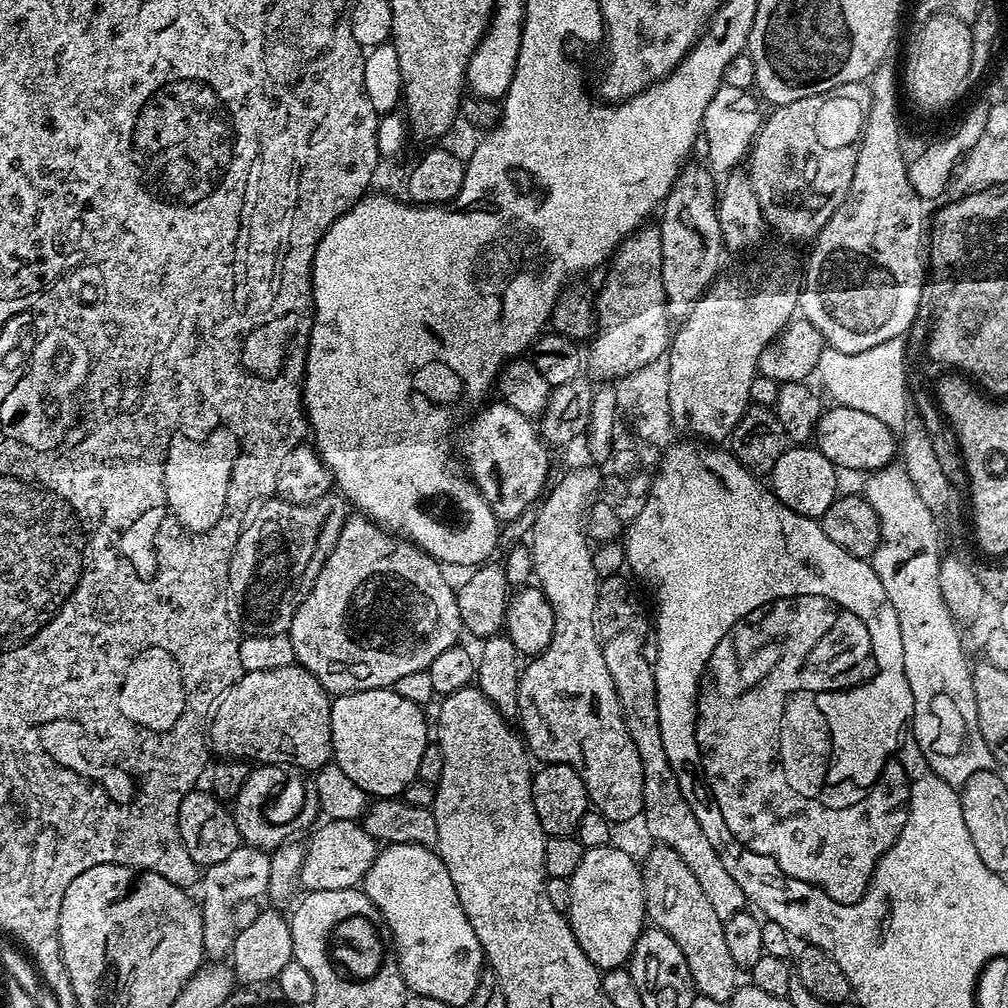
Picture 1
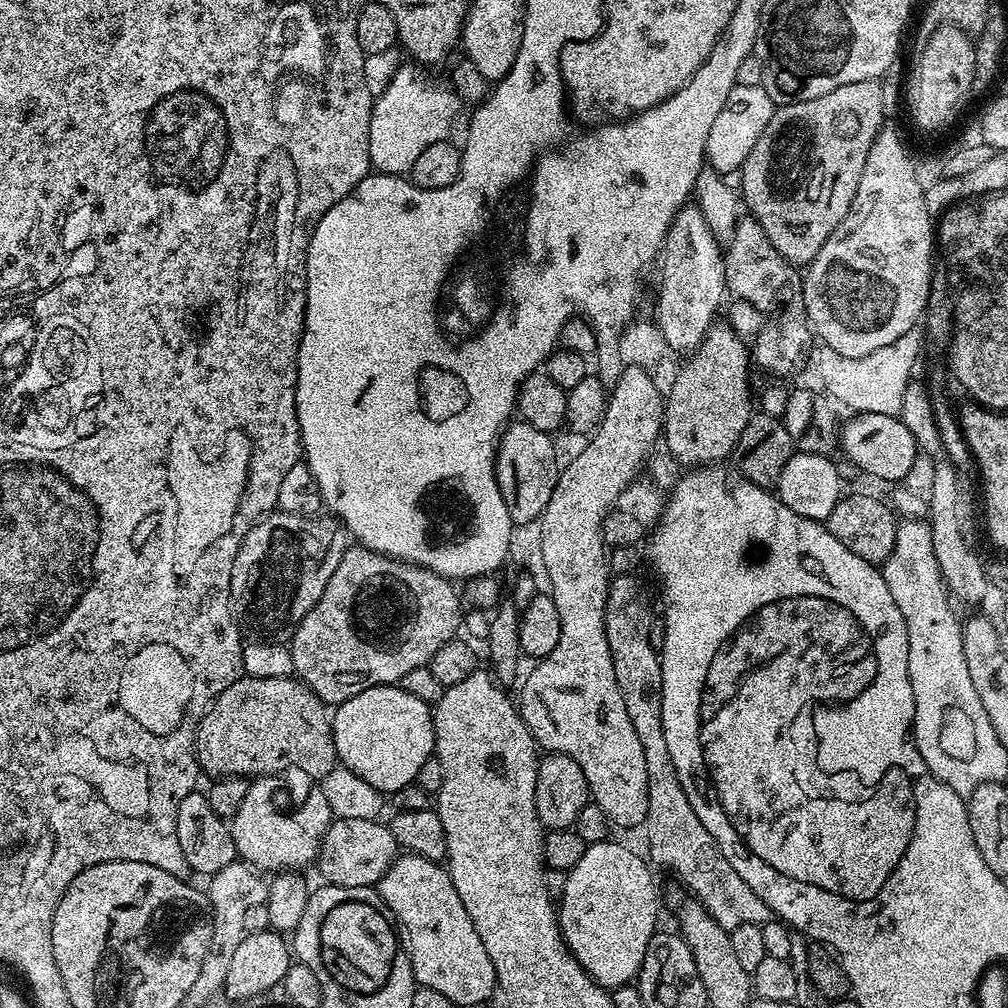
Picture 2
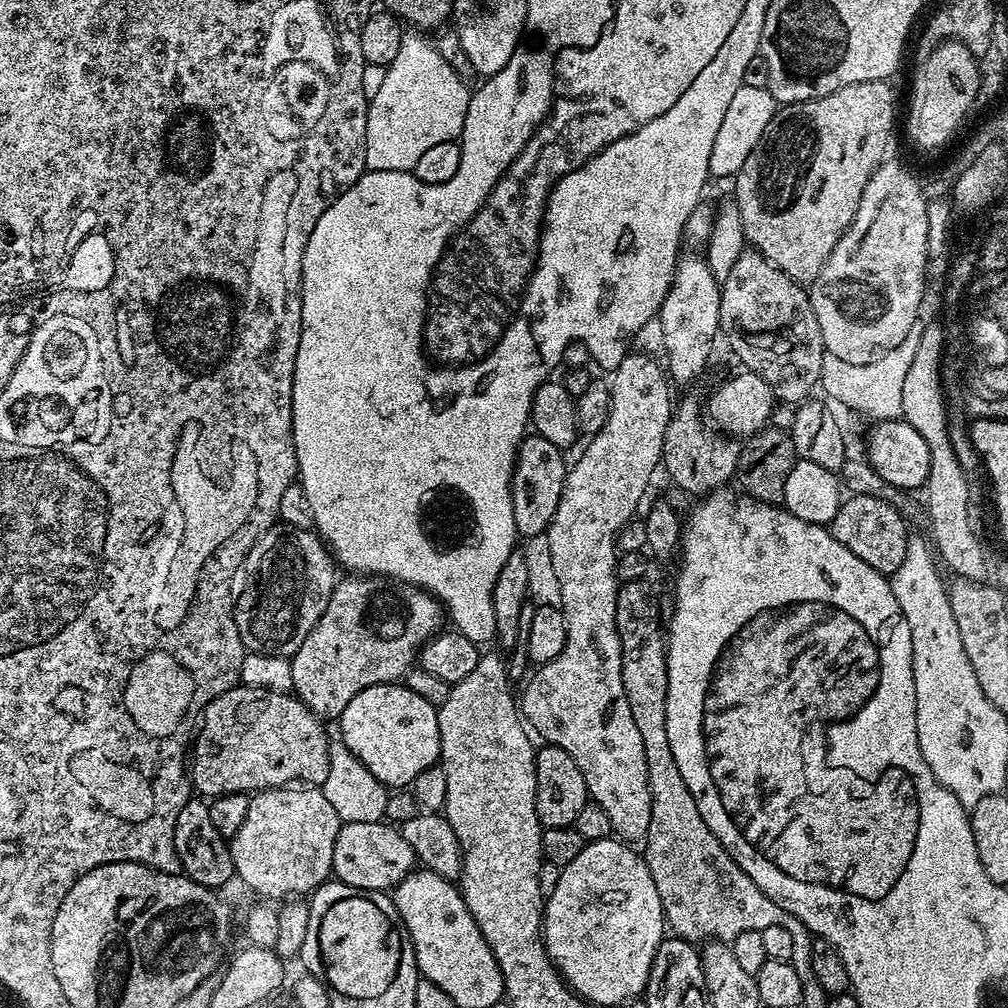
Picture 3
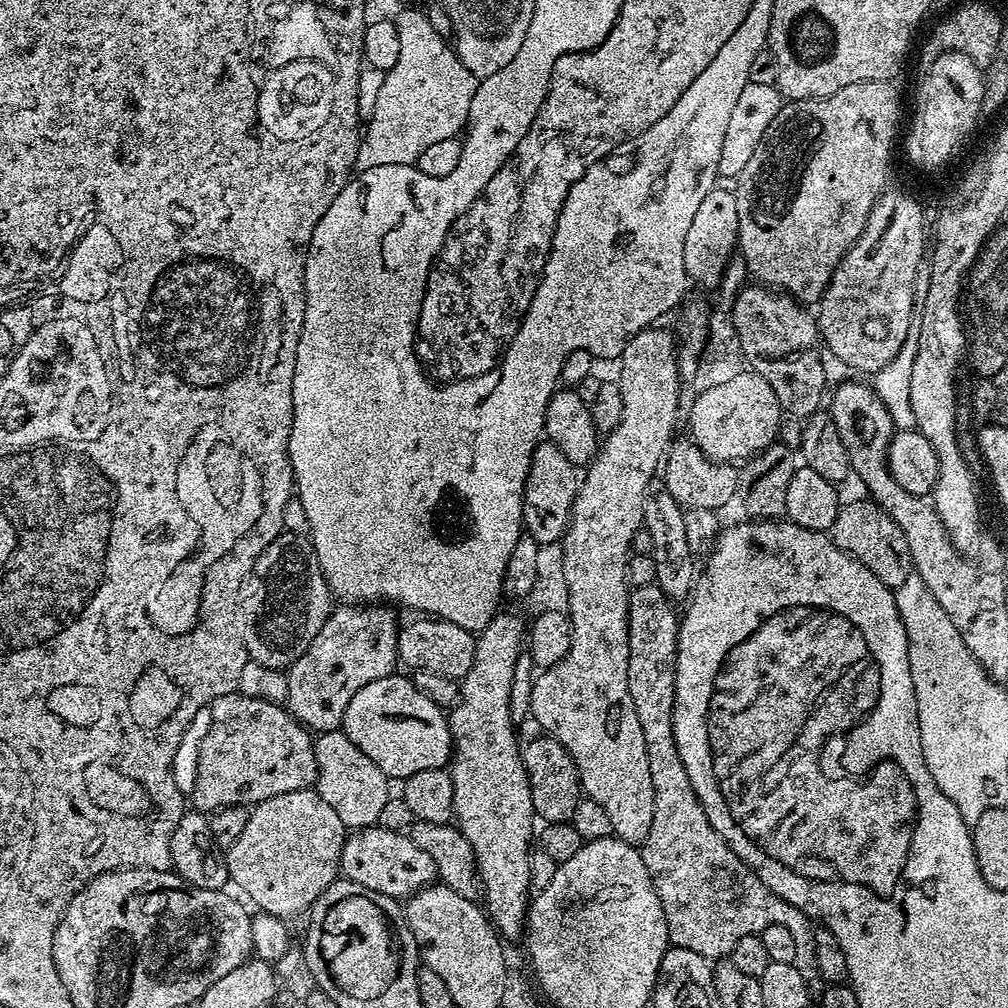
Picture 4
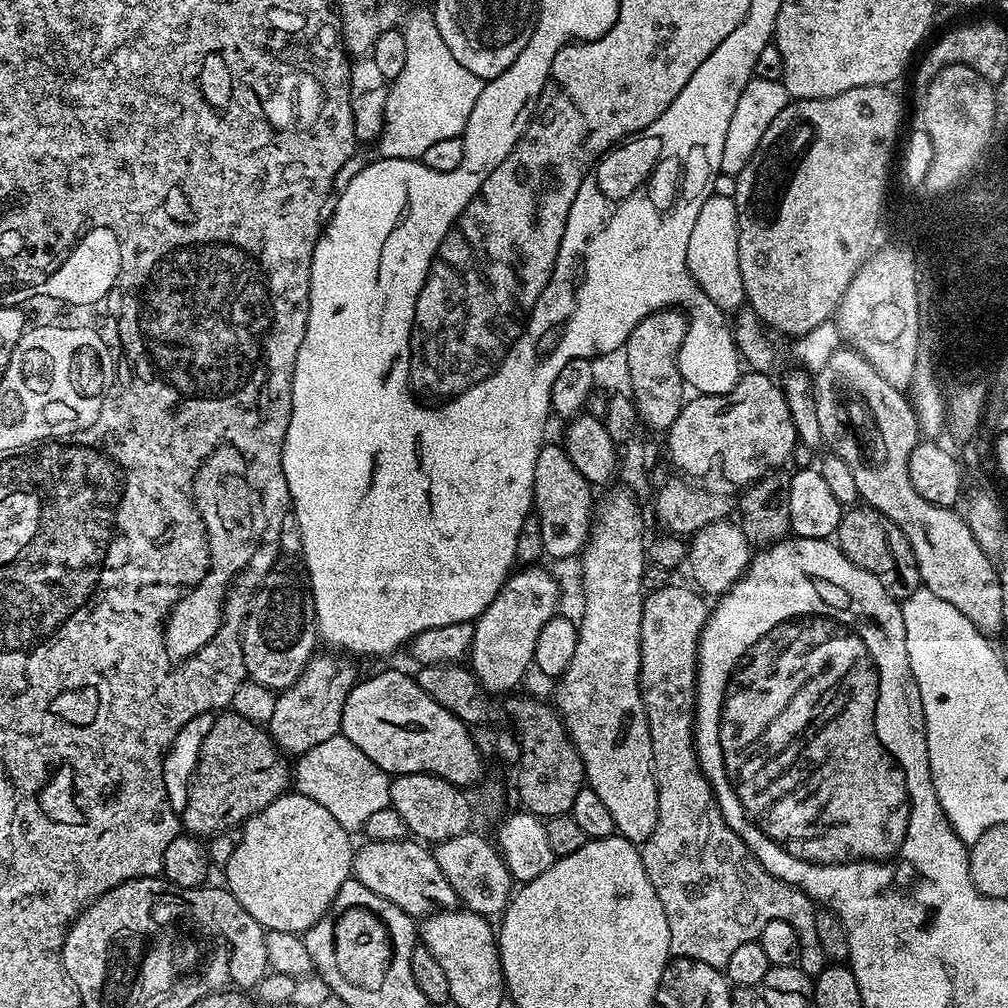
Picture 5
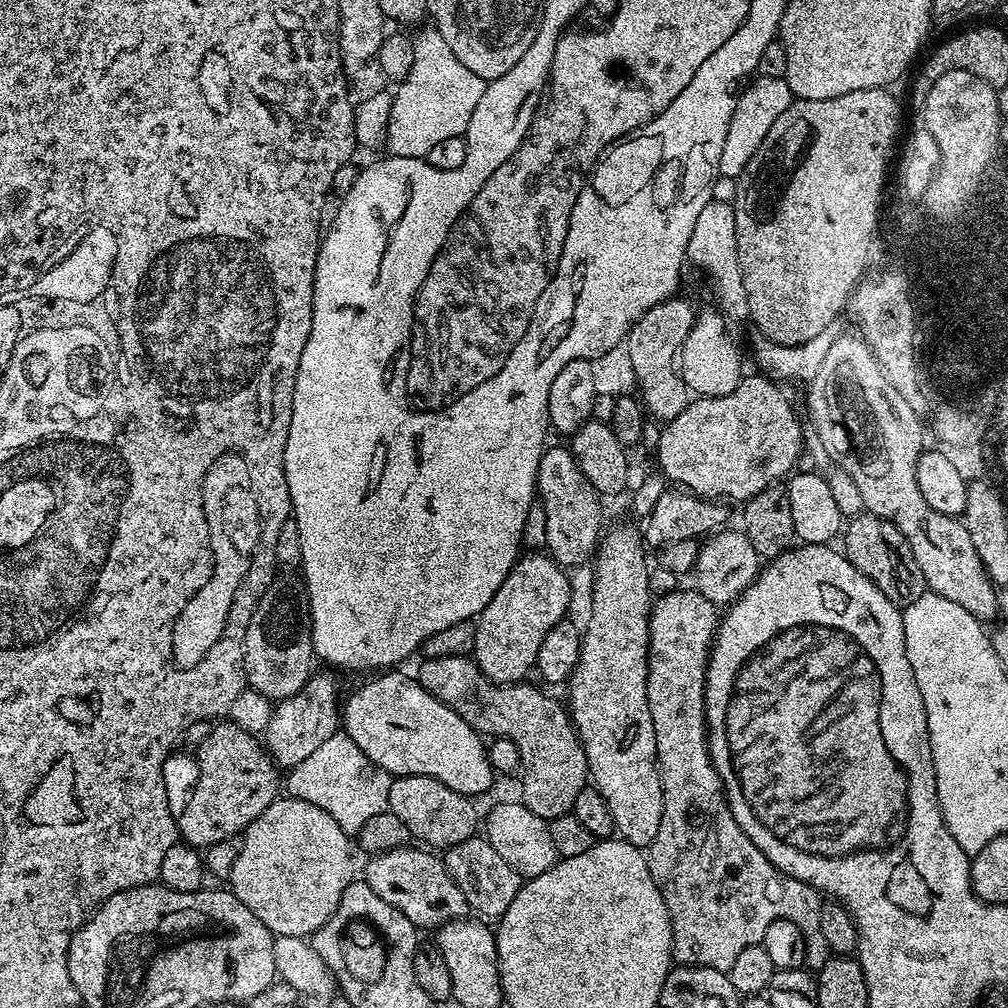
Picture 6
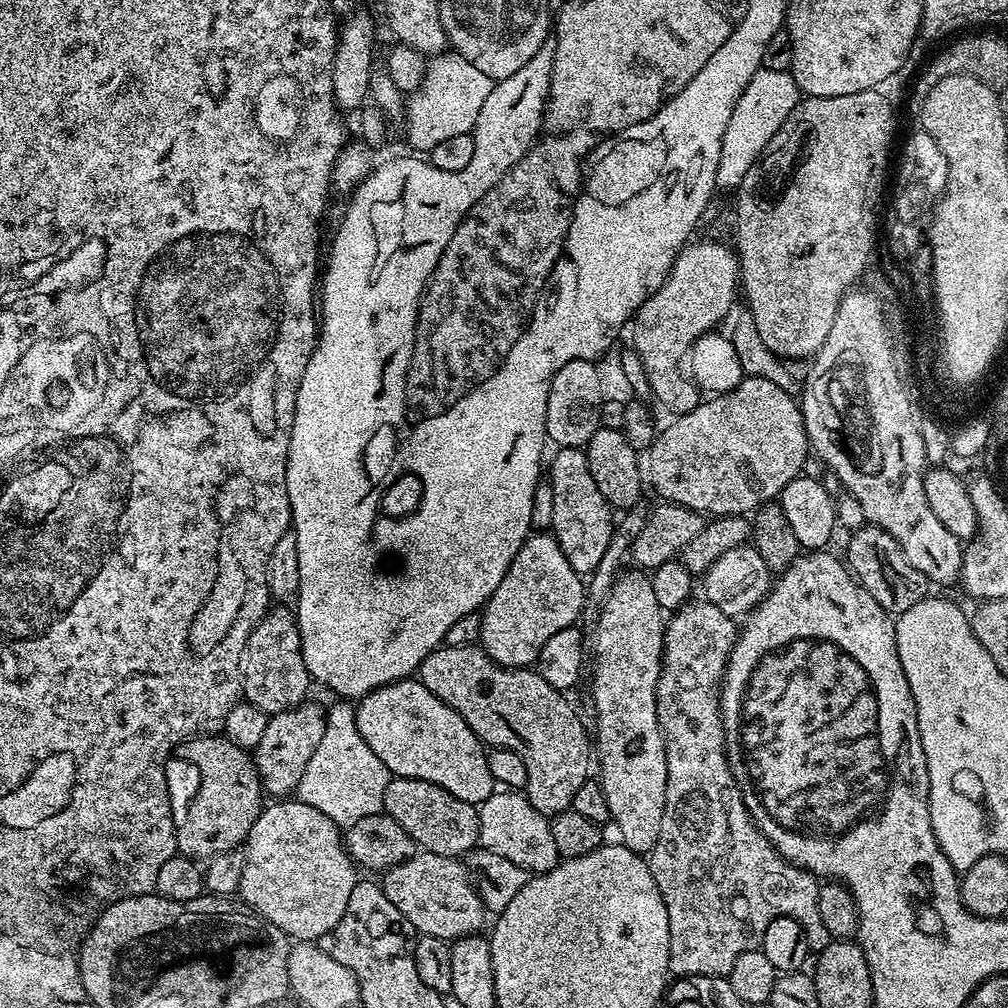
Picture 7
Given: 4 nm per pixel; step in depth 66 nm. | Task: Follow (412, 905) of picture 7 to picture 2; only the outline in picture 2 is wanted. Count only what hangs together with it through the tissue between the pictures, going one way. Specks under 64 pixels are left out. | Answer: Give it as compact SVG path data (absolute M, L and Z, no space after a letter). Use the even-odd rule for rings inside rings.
M333 819L320 843L318 857L318 869L320 868L321 881L324 884L347 888L371 888L379 885L398 855L398 845L391 827L387 823L380 823L379 819Z

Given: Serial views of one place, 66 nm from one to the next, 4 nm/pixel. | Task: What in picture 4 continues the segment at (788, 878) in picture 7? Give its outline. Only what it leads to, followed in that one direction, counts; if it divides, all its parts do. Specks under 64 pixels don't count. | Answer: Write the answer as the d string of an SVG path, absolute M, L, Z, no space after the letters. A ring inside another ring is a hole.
M656 583L638 585L633 587L628 593L628 645L630 646L628 681L630 682L630 698L634 702L634 710L638 713L638 722L642 726L642 738L646 738L646 758L650 758L650 782L654 782L654 794L656 795L654 798L654 822L650 822L650 834L646 834L646 838L644 839L642 855L644 857L646 870L652 879L654 890L658 894L658 902L662 902L662 910L666 914L668 939L677 948L694 950L694 954L702 954L703 956L707 956L709 961L716 962L721 958L731 957L738 939L736 923L738 923L739 920L744 924L756 924L755 926L781 924L782 926L786 926L786 930L790 930L790 934L794 934L794 946L798 946L795 966L802 974L802 978L806 978L809 997L819 998L820 995L823 994L826 985L823 978L820 977L818 957L814 954L814 934L816 933L816 928L814 927L813 921L809 920L806 914L802 914L802 910L790 906L790 902L778 898L778 894L774 894L770 891L770 889L740 861L738 854L734 854L734 850L730 850L730 846L724 841L722 834L718 834L718 830L714 830L714 826L710 826L710 822L706 818L706 810L702 810L702 802L698 802L698 798L690 786L690 778L686 774L686 766L682 766L682 758L678 754L678 746L674 742L674 722L672 721L674 718L674 694L676 693L676 639L680 633L678 612L675 612L672 608L675 608L673 601L669 600Z

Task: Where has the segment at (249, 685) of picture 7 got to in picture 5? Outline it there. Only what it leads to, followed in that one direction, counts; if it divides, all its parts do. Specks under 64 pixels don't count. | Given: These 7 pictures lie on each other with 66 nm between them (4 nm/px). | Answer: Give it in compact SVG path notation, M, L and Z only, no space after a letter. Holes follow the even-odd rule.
M277 559L274 567L265 572L268 573L264 585L257 590L256 597L255 592L251 597L240 645L244 651L245 673L270 689L283 690L300 677L317 651L316 603L308 583L308 570L299 559Z

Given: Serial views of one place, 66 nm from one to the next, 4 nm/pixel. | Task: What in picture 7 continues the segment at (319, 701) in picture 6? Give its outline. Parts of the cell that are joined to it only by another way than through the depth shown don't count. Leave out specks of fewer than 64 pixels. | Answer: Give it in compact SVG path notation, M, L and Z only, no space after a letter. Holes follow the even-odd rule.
M311 702L269 715L262 742L258 742L254 750L254 763L260 776L260 786L269 797L288 798L295 793L302 778L302 770L306 770L306 762L310 762L310 757L314 755L314 750L322 739L322 733L326 730L325 715L323 707L319 708Z

